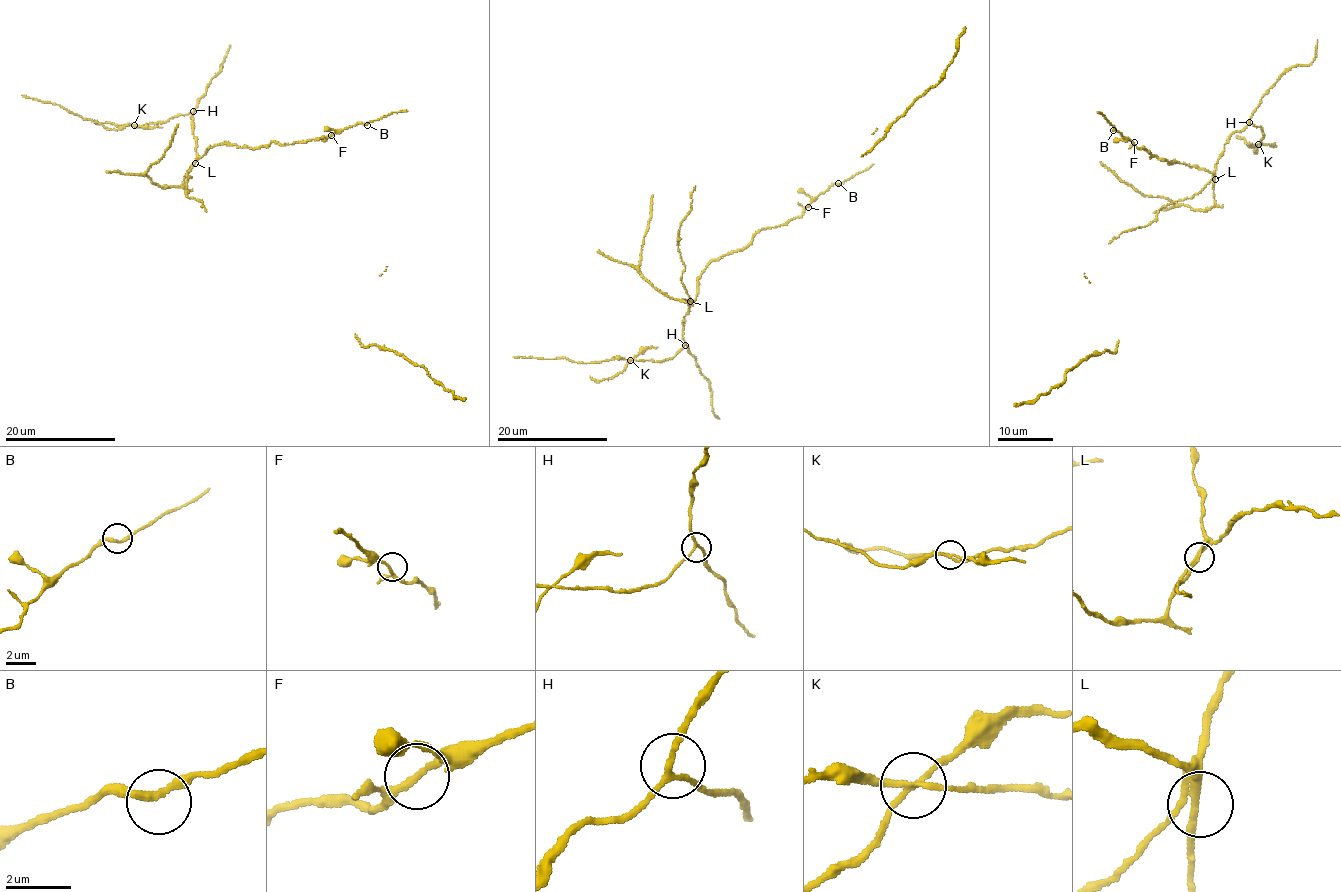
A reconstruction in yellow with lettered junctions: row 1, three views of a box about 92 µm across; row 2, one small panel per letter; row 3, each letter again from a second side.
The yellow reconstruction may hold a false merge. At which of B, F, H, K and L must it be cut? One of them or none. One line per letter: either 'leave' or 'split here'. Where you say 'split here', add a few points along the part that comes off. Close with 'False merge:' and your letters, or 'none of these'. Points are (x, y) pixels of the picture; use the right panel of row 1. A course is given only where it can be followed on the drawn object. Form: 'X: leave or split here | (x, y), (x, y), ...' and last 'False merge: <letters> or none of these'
B: leave
F: leave
H: leave
K: split here | (1258, 144), (1275, 146), (1268, 144)
L: leave
False merge: K

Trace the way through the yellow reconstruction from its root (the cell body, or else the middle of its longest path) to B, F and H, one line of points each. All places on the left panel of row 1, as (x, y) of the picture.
B: (186, 180), (195, 159), (212, 146), (255, 149), (272, 142), (307, 142), (367, 125)
F: (186, 180), (195, 159), (212, 146), (255, 149), (331, 135)
H: (186, 180), (192, 178), (186, 173), (196, 157), (190, 116), (193, 111)

